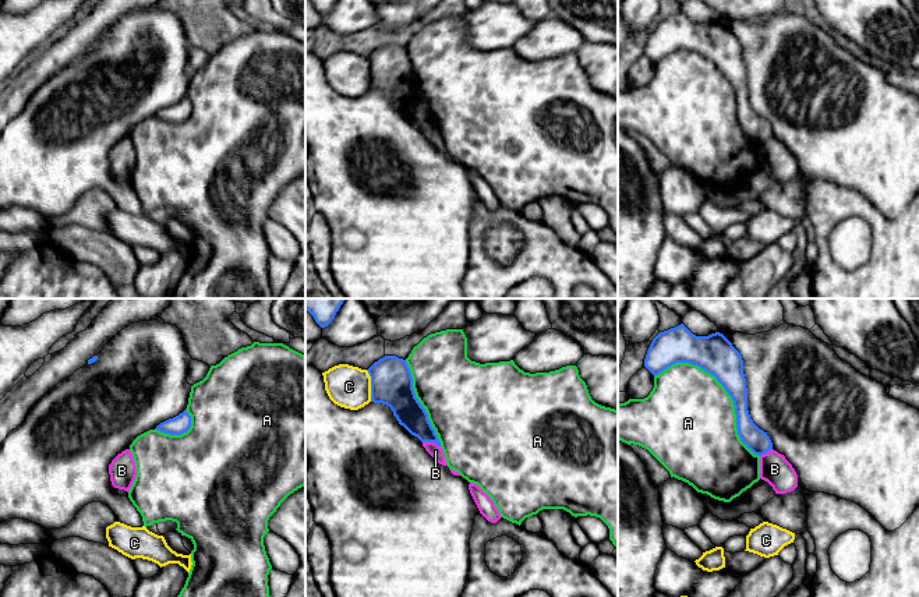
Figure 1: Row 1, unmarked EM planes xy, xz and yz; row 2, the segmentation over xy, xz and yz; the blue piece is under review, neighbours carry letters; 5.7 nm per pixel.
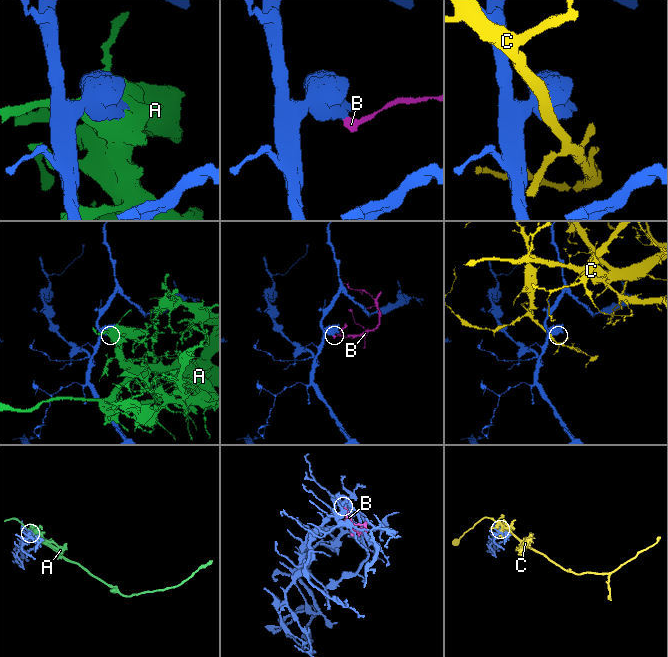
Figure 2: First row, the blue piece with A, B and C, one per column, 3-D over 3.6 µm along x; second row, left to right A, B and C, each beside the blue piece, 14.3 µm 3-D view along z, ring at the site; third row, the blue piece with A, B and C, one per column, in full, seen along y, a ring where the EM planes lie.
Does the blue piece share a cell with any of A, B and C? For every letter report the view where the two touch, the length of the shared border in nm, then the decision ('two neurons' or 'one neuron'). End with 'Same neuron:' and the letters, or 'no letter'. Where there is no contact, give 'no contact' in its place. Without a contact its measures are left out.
A: meets blue in yz; contact 750 nm long; two neurons
B: meets blue in xz; contact 110 nm long; two neurons
C: meets blue in xz; contact 190 nm long; two neurons
Same neuron: no letter

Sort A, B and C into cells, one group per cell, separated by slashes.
A / B / C

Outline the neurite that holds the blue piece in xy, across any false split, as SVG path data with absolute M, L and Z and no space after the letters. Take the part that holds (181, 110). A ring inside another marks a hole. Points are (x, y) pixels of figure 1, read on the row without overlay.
M184 98L179 103L160 110L155 117L170 123L181 123L187 120L190 114L191 103L187 100L187 98Z

